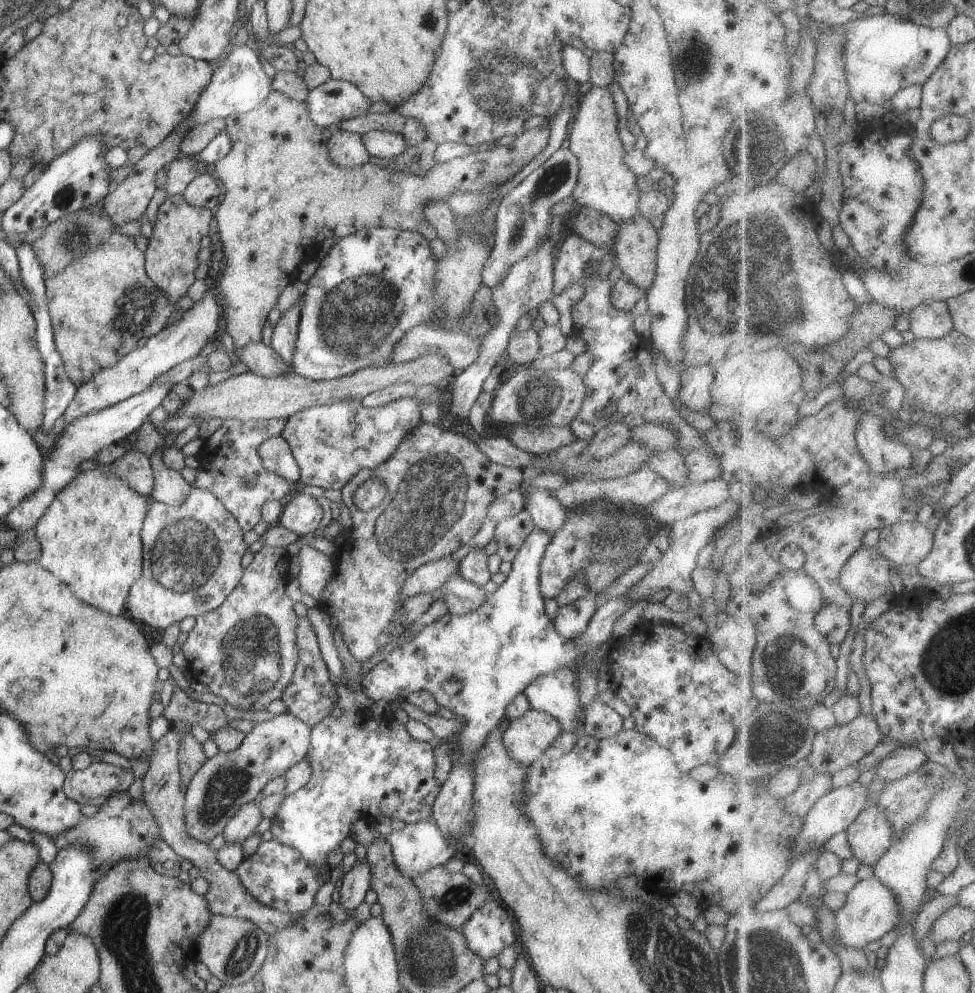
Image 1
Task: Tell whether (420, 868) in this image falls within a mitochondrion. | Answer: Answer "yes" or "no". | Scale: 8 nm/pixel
no

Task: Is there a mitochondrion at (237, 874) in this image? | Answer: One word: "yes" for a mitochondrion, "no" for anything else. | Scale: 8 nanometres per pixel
no

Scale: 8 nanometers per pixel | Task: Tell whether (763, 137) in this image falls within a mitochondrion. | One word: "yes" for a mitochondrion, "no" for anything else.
yes

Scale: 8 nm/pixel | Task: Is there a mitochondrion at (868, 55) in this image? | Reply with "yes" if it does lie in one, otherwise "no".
yes

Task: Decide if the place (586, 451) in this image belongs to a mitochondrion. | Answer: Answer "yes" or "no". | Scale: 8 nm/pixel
no

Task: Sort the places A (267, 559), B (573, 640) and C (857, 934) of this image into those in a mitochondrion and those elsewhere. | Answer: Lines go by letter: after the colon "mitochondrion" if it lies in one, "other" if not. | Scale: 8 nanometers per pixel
A: other
B: other
C: other

